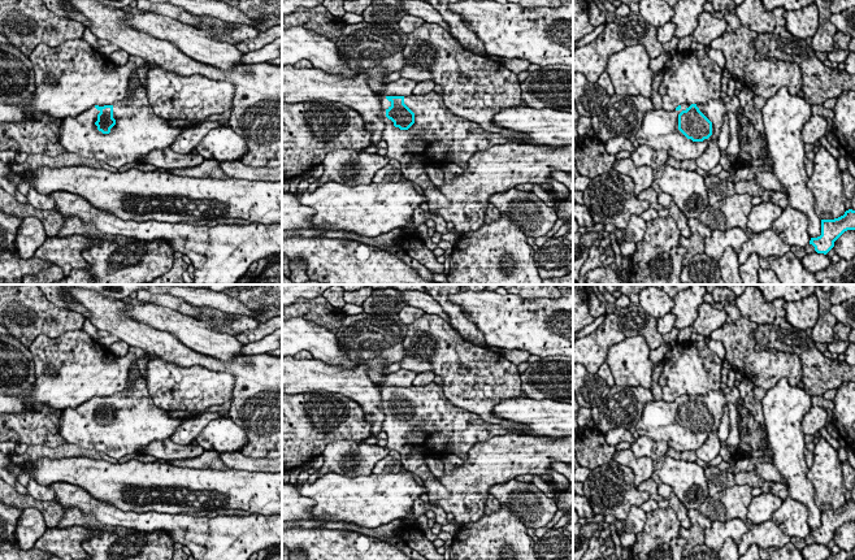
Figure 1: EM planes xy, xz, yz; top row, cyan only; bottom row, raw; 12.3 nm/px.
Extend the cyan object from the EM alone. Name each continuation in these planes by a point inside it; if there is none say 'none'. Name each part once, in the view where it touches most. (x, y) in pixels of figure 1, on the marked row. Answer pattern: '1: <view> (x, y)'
1: yz (659, 130)

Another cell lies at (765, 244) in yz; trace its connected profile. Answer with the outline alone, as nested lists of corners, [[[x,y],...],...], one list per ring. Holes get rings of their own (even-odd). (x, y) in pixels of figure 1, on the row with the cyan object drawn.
[[[772,229],[763,233],[750,233],[748,239],[743,243],[742,251],[738,253],[738,262],[745,264],[748,256],[755,252],[760,257],[784,256],[790,251],[786,244]]]

